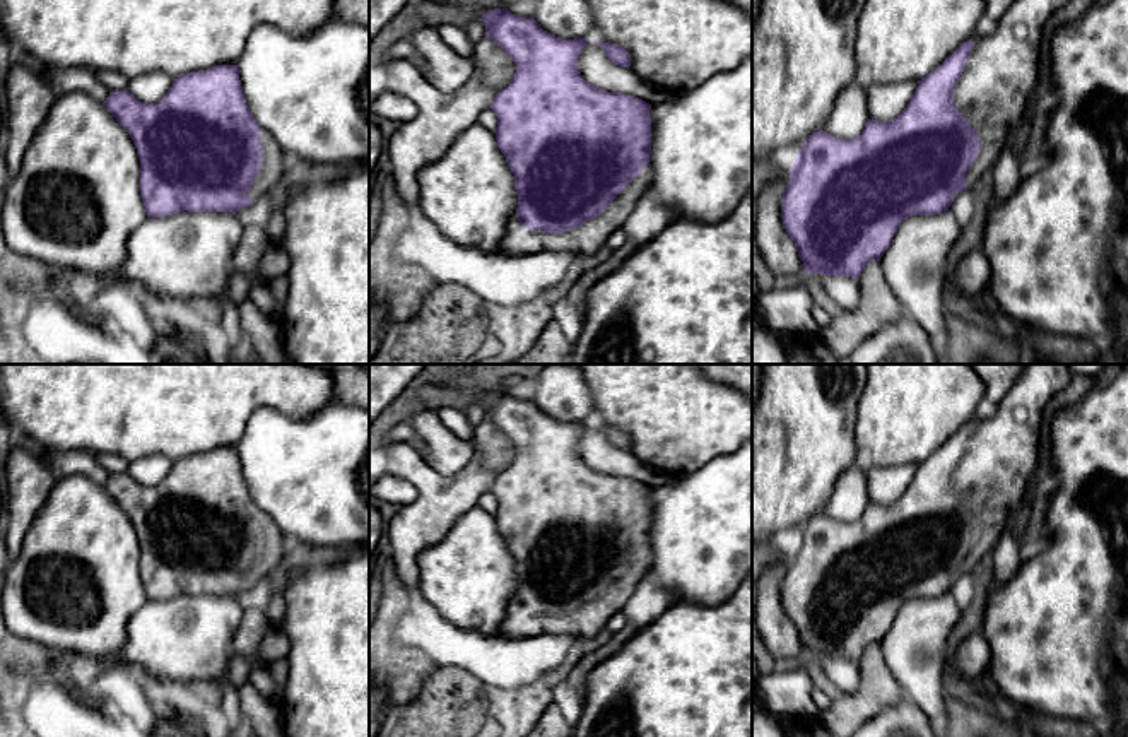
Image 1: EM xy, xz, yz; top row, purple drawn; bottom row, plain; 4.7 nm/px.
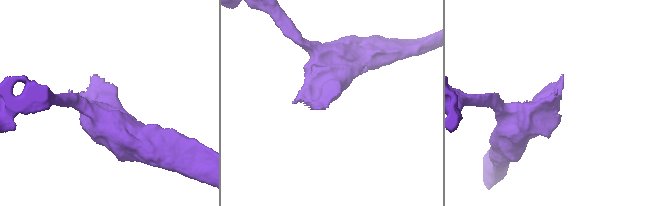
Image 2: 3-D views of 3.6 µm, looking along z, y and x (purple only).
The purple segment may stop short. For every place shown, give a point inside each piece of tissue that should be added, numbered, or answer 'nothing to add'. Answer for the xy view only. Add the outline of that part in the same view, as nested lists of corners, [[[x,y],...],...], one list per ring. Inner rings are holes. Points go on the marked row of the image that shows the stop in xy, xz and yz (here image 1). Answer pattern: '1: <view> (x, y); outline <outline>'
1: xy (272, 168); outline [[[261,127],[260,140],[263,147],[260,174],[255,180],[251,190],[246,192],[246,195],[250,195],[253,202],[263,197],[273,185],[277,185],[287,168],[285,152],[277,144],[277,140]]]

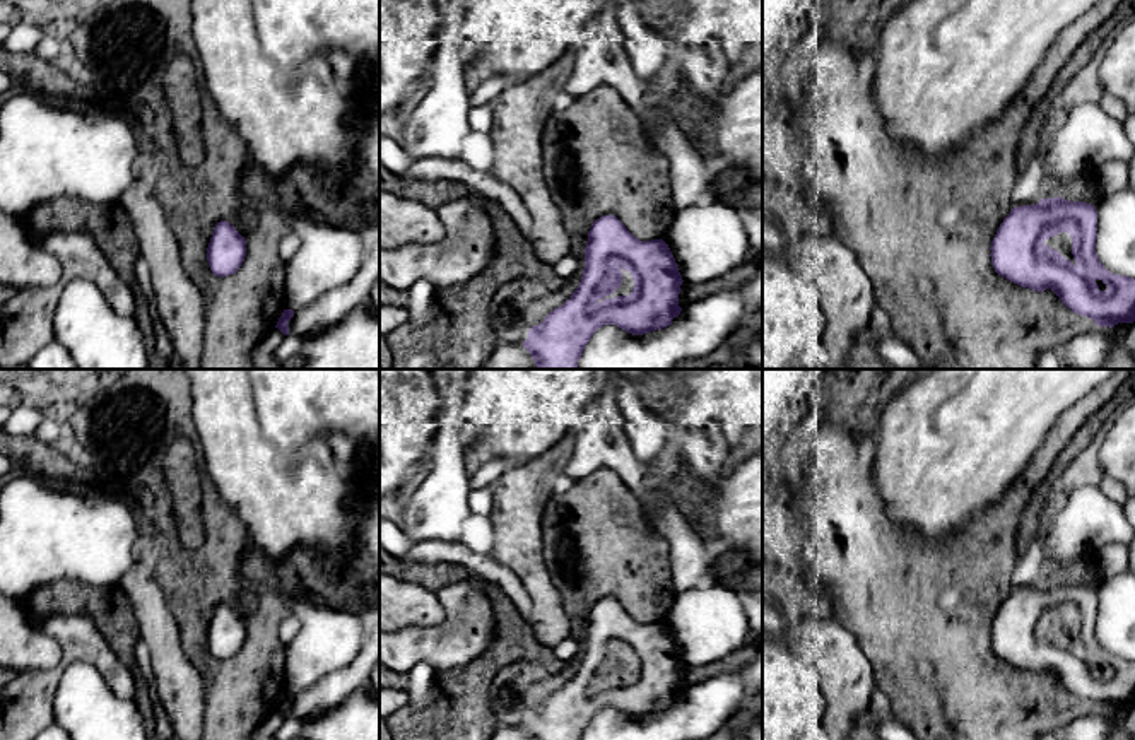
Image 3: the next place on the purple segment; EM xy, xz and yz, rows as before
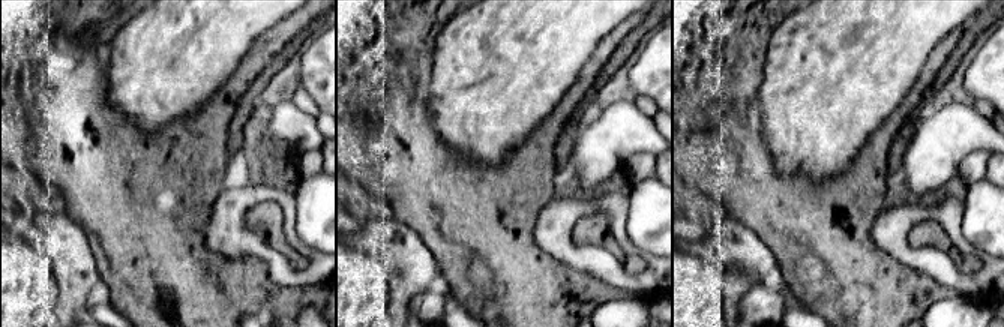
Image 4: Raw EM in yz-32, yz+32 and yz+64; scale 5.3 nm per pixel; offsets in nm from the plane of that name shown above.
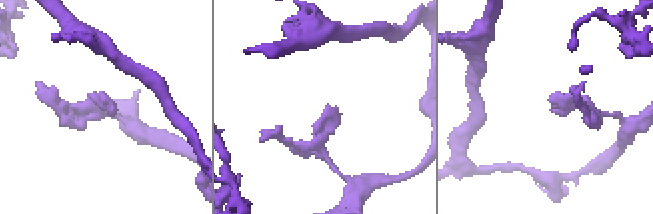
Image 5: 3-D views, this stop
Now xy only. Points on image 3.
nothing to add

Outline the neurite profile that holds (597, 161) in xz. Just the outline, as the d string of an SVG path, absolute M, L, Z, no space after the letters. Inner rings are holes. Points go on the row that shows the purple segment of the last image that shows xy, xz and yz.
M602 85L574 97L564 109L554 109L544 126L544 179L571 236L571 255L579 261L585 260L591 224L602 215L615 215L641 241L663 239L673 220L668 164L662 159L662 152L651 145L636 113L615 89Z

